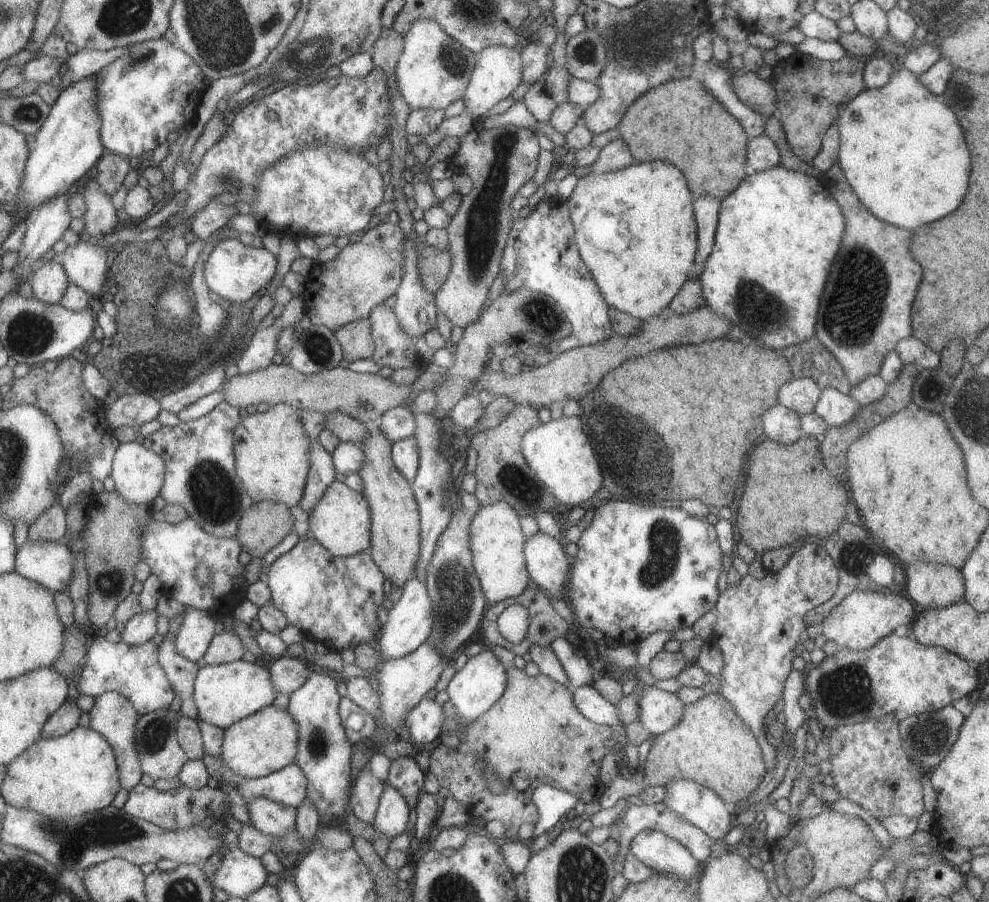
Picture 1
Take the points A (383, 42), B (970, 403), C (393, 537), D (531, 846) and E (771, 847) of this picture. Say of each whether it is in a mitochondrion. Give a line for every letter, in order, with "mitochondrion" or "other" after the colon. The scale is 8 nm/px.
A: other
B: mitochondrion
C: other
D: other
E: other

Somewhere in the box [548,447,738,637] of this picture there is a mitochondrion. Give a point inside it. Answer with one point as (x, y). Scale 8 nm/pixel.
(664, 540)

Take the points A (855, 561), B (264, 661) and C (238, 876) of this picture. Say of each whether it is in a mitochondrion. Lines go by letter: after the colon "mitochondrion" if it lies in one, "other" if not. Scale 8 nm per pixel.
A: mitochondrion
B: other
C: other

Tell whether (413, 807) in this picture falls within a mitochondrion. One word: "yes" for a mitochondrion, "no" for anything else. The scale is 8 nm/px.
no

